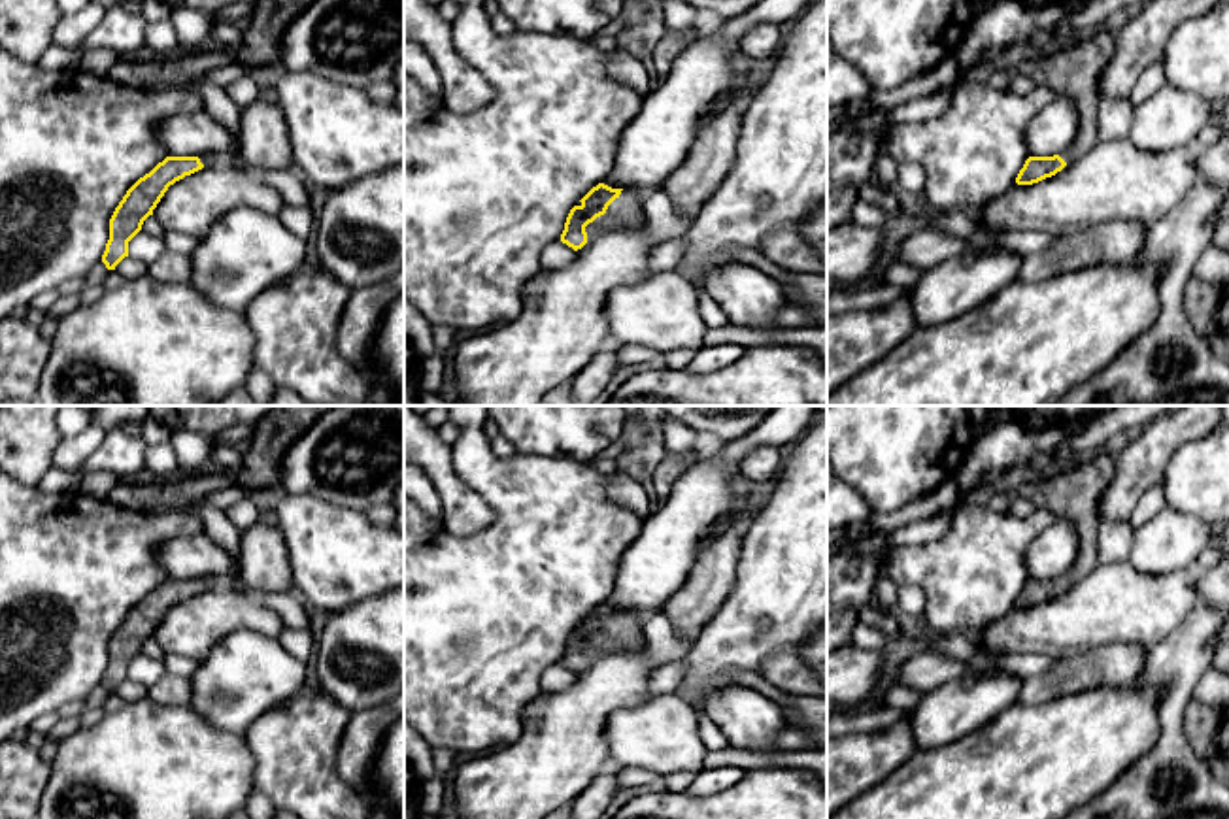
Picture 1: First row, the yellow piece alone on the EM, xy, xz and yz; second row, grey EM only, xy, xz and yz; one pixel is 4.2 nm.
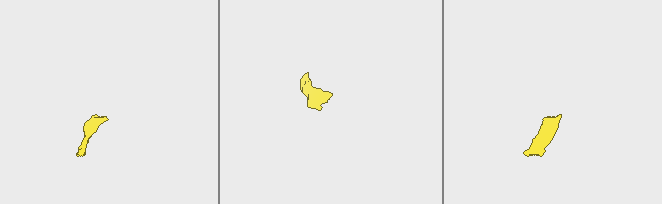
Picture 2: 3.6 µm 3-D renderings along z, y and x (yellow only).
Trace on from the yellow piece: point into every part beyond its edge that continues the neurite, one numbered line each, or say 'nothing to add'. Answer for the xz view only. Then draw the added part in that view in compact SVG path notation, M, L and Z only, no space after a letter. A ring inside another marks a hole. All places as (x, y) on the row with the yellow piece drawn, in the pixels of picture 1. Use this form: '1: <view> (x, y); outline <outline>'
1: xz (625, 210); outline M623 189L621 194L608 206L606 213L585 226L587 243L602 232L634 226L644 219L644 194L634 189Z

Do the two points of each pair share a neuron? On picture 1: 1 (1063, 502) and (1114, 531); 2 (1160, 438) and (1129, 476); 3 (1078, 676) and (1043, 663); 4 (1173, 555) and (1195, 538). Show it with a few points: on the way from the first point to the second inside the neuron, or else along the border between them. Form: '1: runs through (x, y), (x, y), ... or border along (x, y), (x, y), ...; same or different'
1: border along (1103, 521), (1097, 533), (1097, 563); different
2: runs through (1152, 448), (1139, 467); same
3: border along (1054, 661), (1048, 668), (1022, 680); different
4: runs through (1178, 550), (1190, 538); same

